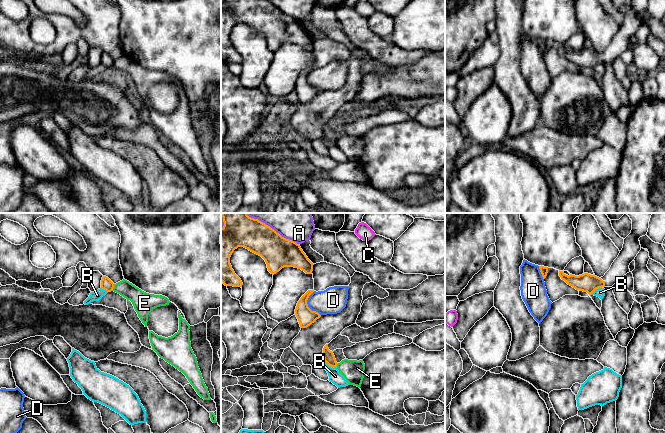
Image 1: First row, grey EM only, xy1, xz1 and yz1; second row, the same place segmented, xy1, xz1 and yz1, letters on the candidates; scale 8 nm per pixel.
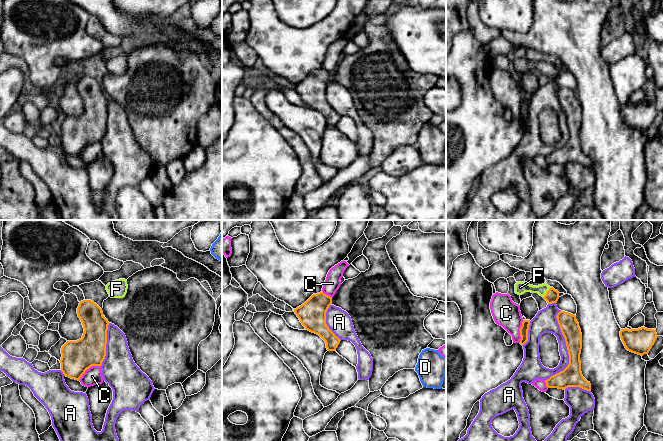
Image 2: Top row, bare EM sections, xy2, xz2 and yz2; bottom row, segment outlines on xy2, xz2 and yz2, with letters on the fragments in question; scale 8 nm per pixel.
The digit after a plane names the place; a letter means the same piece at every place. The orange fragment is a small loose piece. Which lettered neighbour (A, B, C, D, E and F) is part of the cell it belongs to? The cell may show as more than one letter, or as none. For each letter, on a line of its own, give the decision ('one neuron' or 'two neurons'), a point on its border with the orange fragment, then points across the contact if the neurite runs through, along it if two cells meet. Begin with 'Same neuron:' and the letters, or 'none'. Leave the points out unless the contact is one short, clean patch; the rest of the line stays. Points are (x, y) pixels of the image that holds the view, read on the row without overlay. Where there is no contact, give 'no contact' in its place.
Same neuron: F
A: two neurons | yz2 (567, 125)
B: two neurons | xz1 (330, 141) | along xz1 (323, 137), (336, 143)
C: two neurons | xy2 (88, 144)
D: two neurons | xz1 (307, 81) | along xz1 (313, 67), (307, 76), (307, 81), (320, 91)
E: two neurons | xy1 (113, 63) | along xy1 (114, 60), (112, 66)
F: one neuron | yz2 (547, 68) | across yz2 (552, 71), (547, 68), (540, 65), (520, 63)

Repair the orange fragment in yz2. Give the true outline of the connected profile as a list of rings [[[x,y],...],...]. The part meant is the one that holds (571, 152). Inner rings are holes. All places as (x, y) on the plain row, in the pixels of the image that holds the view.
[[[560,87],[556,94],[565,114],[569,130],[569,140],[563,147],[545,156],[546,162],[548,164],[563,166],[568,163],[580,163],[591,167],[590,158],[583,153],[581,148],[582,109],[576,92],[565,87]]]

